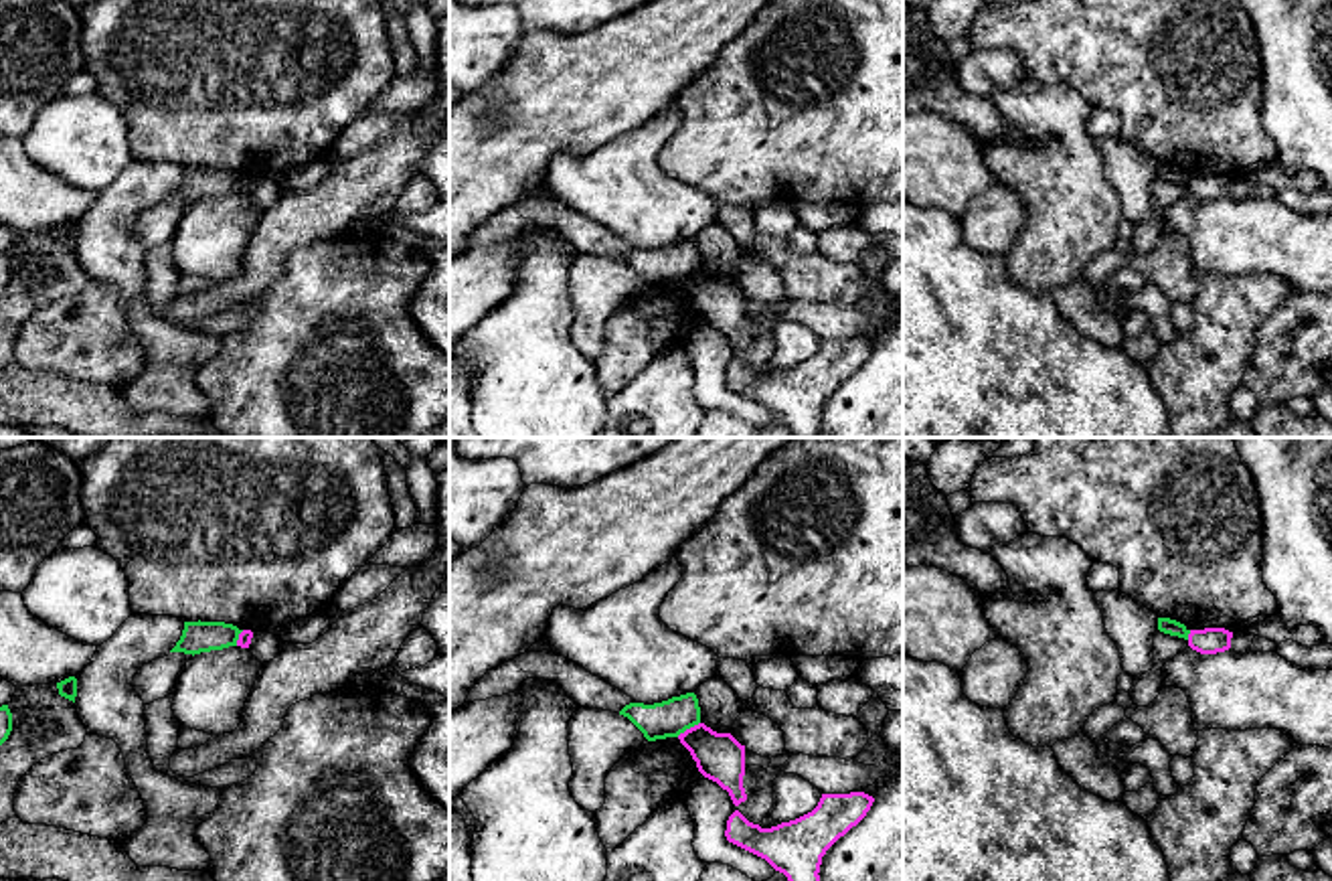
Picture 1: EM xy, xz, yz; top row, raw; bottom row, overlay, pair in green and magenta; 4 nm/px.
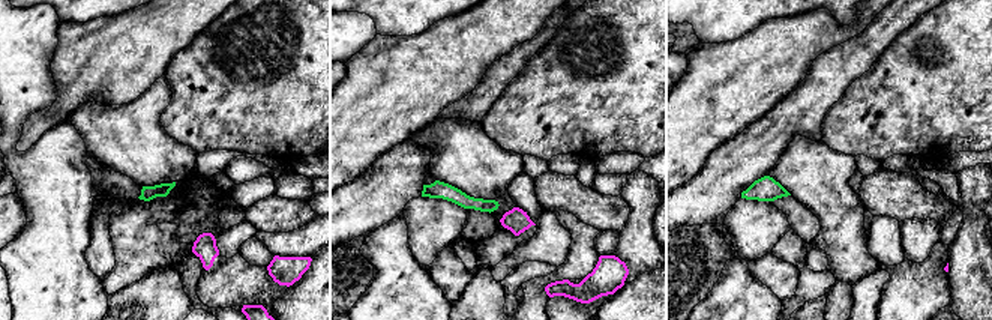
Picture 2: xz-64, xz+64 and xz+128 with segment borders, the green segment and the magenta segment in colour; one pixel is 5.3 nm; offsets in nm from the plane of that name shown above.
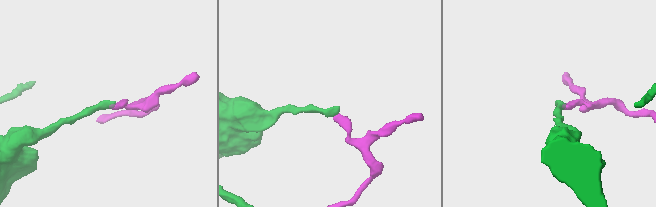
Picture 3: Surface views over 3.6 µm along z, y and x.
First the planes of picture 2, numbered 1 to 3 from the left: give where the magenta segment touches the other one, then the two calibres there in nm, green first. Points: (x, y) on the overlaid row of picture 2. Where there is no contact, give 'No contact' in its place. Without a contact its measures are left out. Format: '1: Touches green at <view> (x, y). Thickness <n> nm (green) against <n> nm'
1: No contact
2: No contact
3: No contact

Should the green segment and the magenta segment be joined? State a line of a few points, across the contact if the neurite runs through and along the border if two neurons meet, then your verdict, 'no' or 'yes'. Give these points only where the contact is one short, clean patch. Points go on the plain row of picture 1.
xz (699, 268), (677, 282) | no

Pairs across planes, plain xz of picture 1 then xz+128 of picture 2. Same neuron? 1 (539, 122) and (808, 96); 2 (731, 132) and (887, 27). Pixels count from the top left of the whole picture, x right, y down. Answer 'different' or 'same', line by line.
1: different
2: different

